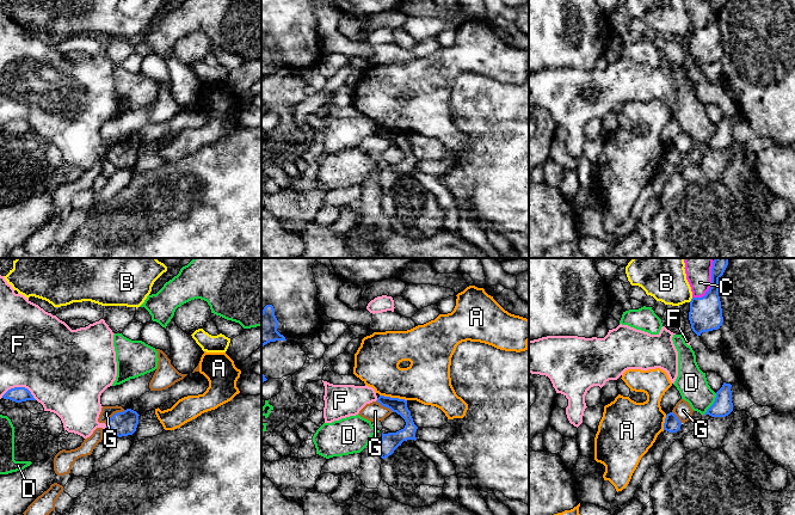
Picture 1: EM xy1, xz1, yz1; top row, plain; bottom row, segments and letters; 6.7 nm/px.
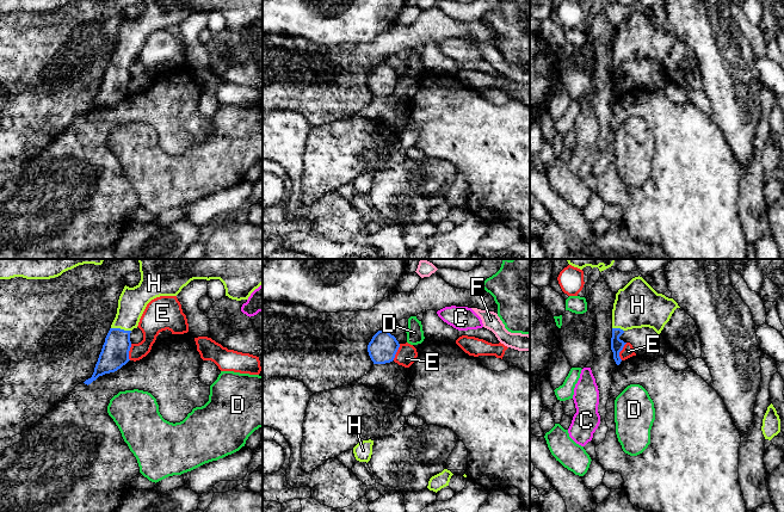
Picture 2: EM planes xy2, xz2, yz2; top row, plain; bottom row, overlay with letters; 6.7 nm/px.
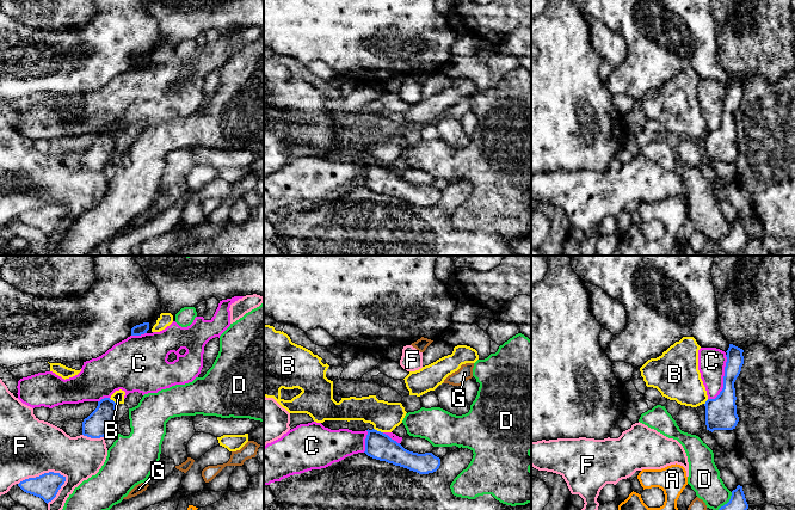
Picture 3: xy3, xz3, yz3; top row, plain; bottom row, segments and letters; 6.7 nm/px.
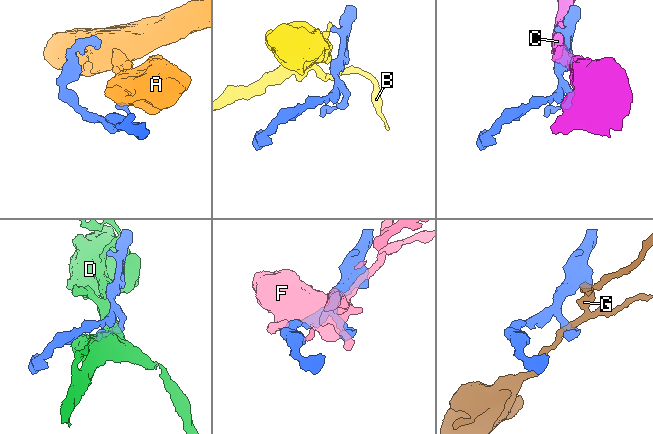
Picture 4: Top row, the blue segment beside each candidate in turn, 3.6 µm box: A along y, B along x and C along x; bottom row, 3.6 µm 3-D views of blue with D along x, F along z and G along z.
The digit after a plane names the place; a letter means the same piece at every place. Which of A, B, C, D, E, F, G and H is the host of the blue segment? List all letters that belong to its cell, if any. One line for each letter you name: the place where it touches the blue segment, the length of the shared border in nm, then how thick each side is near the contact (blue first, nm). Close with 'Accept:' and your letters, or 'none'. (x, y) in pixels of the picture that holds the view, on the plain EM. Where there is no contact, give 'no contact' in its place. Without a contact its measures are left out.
H: xy2 (121, 62) | 140 nm | 190/190 nm
Accept: H

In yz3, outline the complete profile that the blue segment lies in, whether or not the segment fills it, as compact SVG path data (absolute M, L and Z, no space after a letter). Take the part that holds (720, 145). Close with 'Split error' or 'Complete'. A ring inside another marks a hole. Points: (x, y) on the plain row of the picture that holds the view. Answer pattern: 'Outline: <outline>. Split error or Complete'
Outline: M729 76L726 85L723 121L715 131L708 131L704 136L705 158L707 162L711 165L714 162L733 162L739 154L734 115L744 97L744 82Z. Complete

